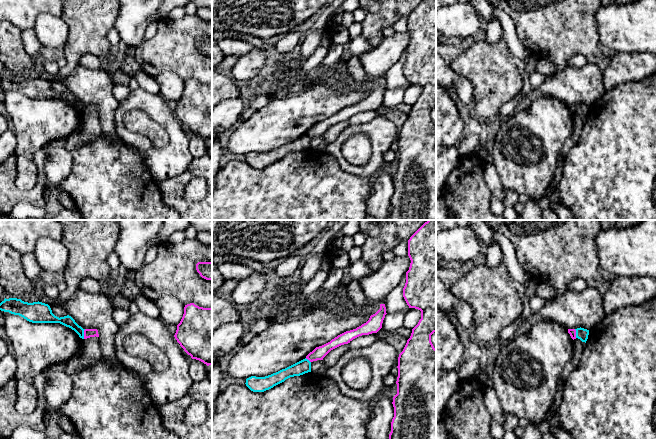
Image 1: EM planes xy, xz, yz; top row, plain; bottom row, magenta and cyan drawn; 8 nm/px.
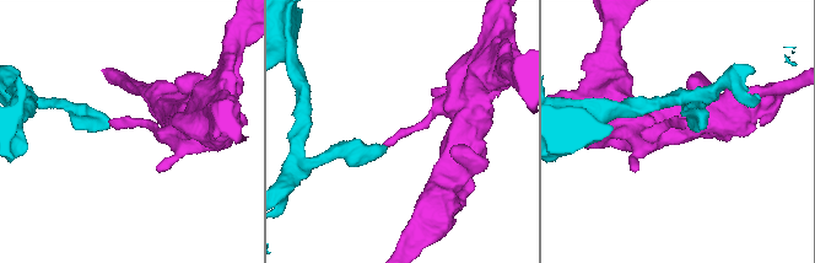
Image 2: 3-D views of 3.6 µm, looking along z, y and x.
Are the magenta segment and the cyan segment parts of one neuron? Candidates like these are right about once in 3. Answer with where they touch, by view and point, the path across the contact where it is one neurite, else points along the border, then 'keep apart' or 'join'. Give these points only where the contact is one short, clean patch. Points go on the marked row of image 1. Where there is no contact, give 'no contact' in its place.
contact xy (84, 334); border xy (85, 329), (83, 338); keep apart

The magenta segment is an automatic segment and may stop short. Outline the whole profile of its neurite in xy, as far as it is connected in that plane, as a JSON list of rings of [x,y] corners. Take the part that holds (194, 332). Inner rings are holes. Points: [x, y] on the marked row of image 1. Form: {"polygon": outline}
{"polygon": [[[185,305],[174,337],[192,359],[212,365],[212,308]]]}

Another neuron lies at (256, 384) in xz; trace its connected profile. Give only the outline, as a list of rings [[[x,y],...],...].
[[[303,359],[285,369],[265,377],[251,376],[246,379],[246,386],[253,392],[264,392],[294,376],[311,372],[311,362]]]

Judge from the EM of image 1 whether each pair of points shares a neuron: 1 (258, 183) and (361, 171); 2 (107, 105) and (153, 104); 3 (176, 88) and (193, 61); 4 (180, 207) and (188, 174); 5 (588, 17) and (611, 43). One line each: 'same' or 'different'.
1: different
2: different
3: different
4: same
5: different

